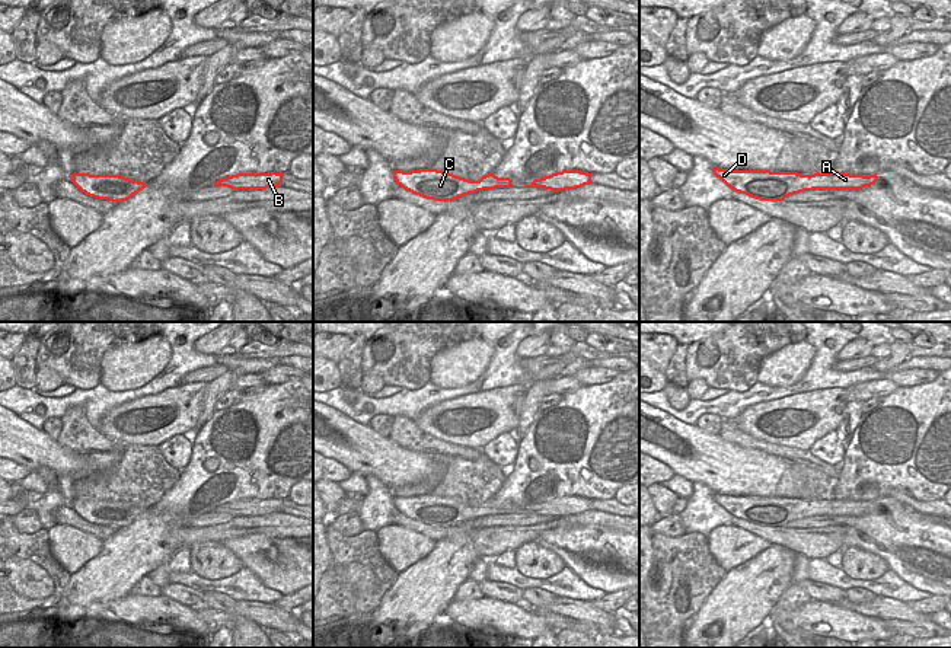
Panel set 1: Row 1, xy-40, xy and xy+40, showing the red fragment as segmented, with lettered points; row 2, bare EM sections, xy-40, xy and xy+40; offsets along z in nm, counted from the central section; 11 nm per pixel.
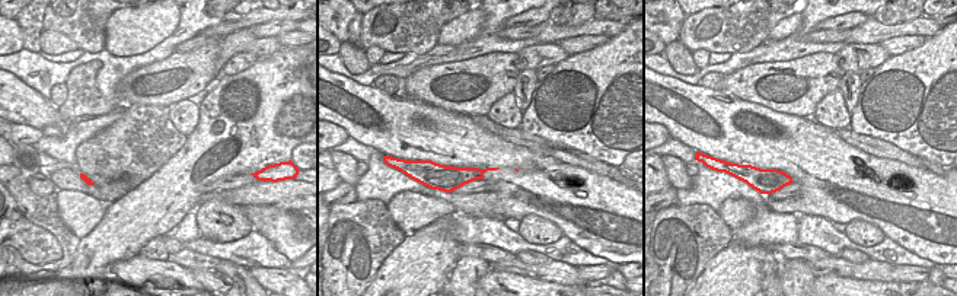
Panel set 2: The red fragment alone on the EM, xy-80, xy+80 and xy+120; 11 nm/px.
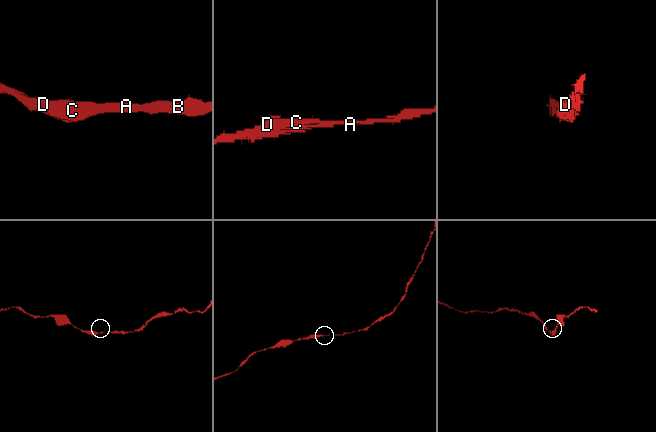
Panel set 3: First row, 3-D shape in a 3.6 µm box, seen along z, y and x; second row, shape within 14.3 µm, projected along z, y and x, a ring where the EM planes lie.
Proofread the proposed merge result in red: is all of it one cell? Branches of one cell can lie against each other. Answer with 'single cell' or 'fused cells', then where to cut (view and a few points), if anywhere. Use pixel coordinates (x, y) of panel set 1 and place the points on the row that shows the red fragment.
single cell | no cut

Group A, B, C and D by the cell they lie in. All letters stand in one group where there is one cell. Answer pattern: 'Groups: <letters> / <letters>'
Groups: A B C D

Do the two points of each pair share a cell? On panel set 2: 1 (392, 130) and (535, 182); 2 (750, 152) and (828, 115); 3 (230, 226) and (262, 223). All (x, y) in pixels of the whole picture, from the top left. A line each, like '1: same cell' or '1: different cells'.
1: same cell
2: different cells
3: different cells

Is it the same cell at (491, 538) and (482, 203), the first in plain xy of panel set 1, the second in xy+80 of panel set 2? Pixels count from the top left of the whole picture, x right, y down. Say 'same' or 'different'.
same

